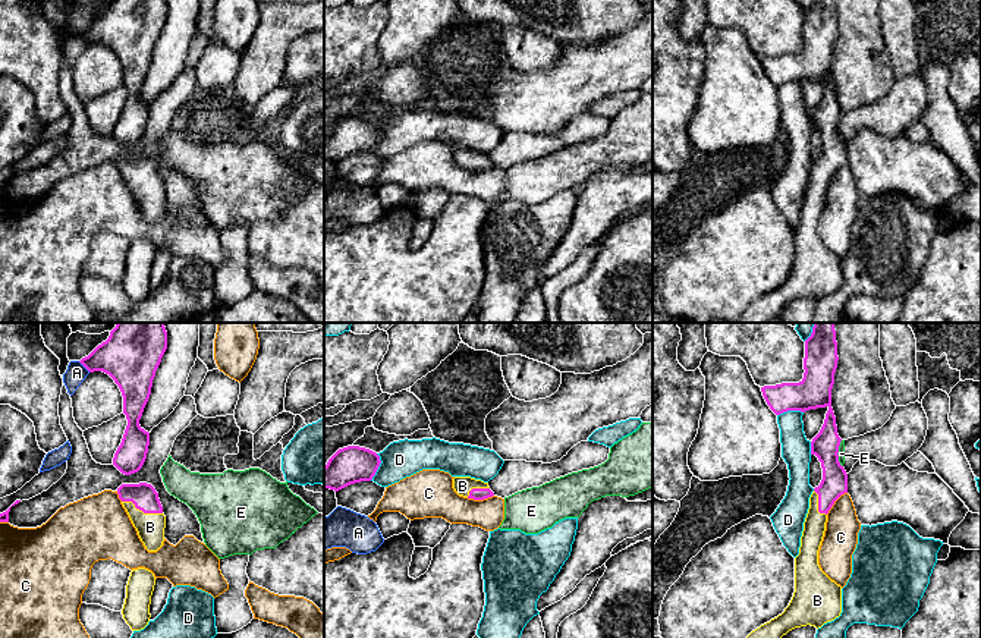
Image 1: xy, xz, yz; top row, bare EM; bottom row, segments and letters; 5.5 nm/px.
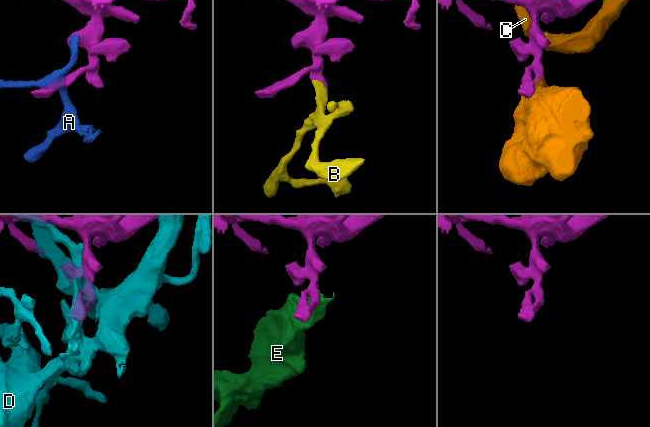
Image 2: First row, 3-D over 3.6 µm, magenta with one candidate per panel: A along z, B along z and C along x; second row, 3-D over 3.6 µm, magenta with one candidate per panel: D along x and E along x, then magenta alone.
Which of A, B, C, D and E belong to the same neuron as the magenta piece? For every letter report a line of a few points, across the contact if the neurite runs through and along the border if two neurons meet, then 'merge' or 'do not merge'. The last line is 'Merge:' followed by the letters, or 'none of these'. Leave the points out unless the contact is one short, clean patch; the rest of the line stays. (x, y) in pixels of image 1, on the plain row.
A: xy (78, 32), (90, 43) | do not merge
B: xy (144, 167), (142, 182), (150, 192), (150, 198) | merge
C: do not merge
D: do not merge
E: yz (840, 112), (838, 132), (842, 138) | do not merge
Merge: B

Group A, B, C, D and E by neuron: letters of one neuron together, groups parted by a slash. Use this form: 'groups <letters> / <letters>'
groups A D / B / C / E

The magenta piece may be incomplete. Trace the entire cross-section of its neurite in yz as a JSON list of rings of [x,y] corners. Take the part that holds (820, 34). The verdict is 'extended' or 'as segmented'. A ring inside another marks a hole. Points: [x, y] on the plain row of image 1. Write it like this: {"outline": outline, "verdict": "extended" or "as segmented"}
{"outline": [[[812,0],[805,12],[804,50],[799,54],[761,59],[767,76],[776,87],[828,79],[820,104],[811,113],[811,126],[821,133],[823,151],[809,169],[799,226],[795,229],[793,268],[782,286],[752,302],[738,323],[768,323],[789,302],[807,296],[818,301],[842,285],[842,258],[818,236],[827,185],[834,173],[848,164],[848,145],[837,126],[842,110],[831,79],[837,32],[836,1]]], "verdict": "extended"}

